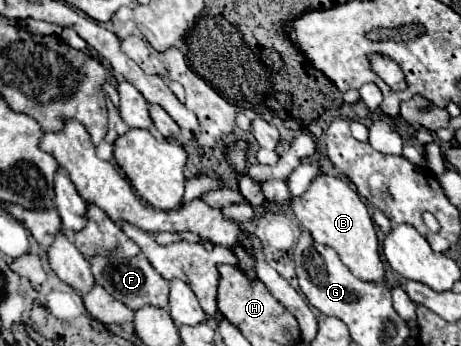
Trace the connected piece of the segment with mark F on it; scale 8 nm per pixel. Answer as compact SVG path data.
M138 254L130 260L108 260L108 258L90 258L92 274L96 278L96 284L104 286L114 298L124 302L132 310L140 310L144 306L156 306L156 308L168 308L168 294L170 286L168 282L152 268L152 264L146 260L144 254Z

